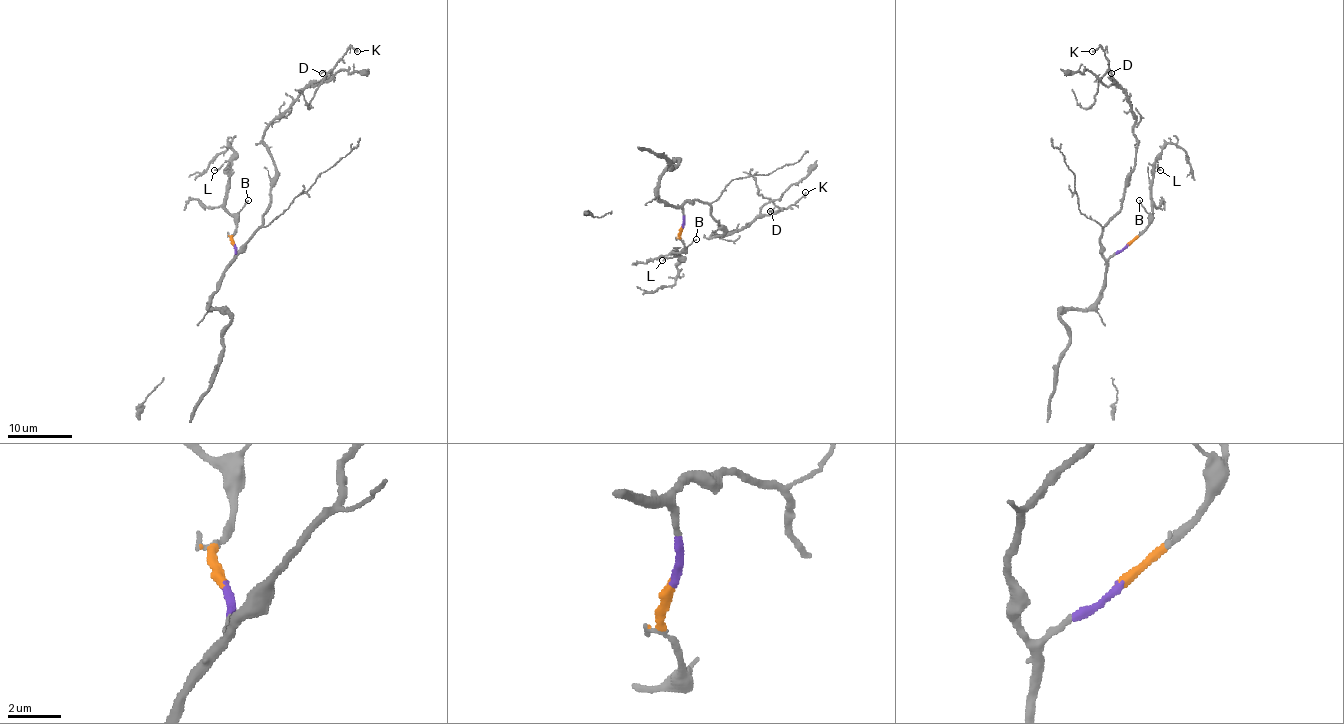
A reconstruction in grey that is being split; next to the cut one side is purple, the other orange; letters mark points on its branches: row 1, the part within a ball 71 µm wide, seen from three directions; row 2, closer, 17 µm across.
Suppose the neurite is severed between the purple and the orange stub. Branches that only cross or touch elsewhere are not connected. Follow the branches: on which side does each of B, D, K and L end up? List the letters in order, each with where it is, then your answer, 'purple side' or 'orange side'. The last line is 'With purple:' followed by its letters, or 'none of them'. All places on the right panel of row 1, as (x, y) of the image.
B: at (1139, 200); orange side
D: at (1111, 73); purple side
K: at (1092, 51); purple side
L: at (1160, 170); orange side
With purple: D, K

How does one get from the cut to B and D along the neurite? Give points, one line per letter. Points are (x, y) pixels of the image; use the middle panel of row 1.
B: (681, 227), (680, 239), (685, 248), (696, 239)
D: (681, 227), (691, 200), (704, 201), (720, 226), (712, 237), (745, 227), (769, 201), (769, 211)

